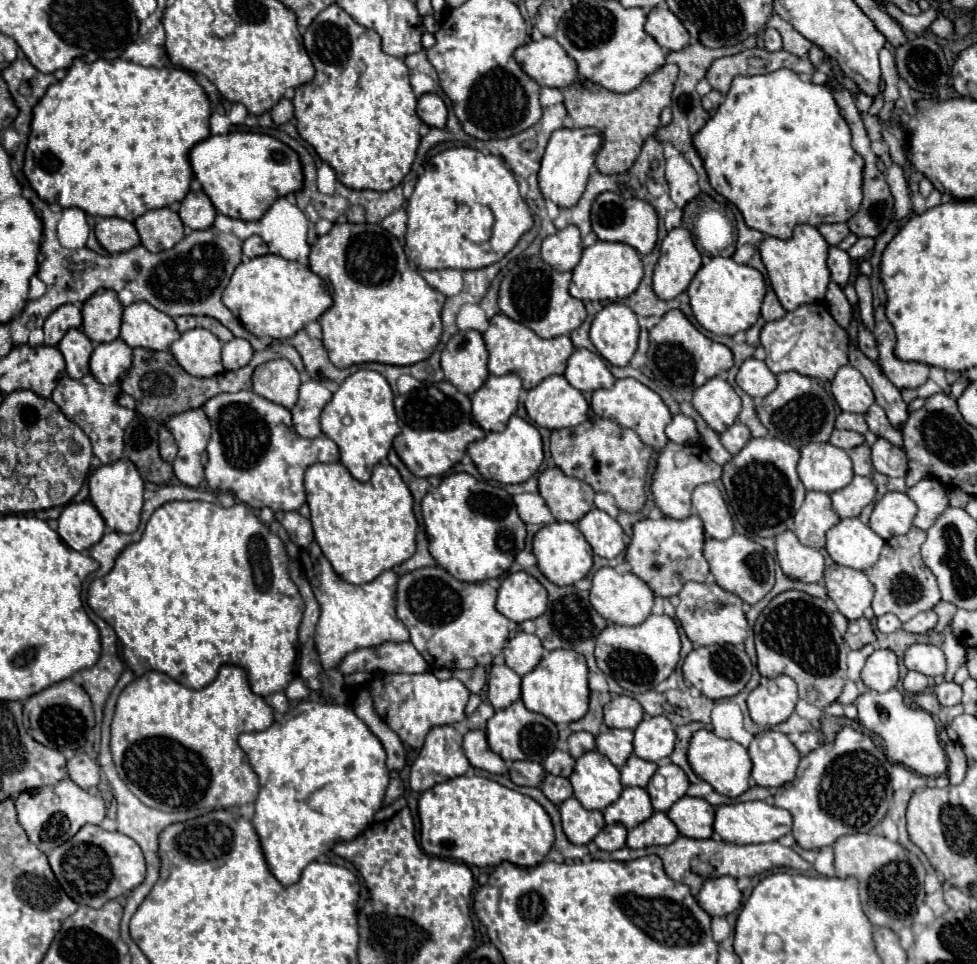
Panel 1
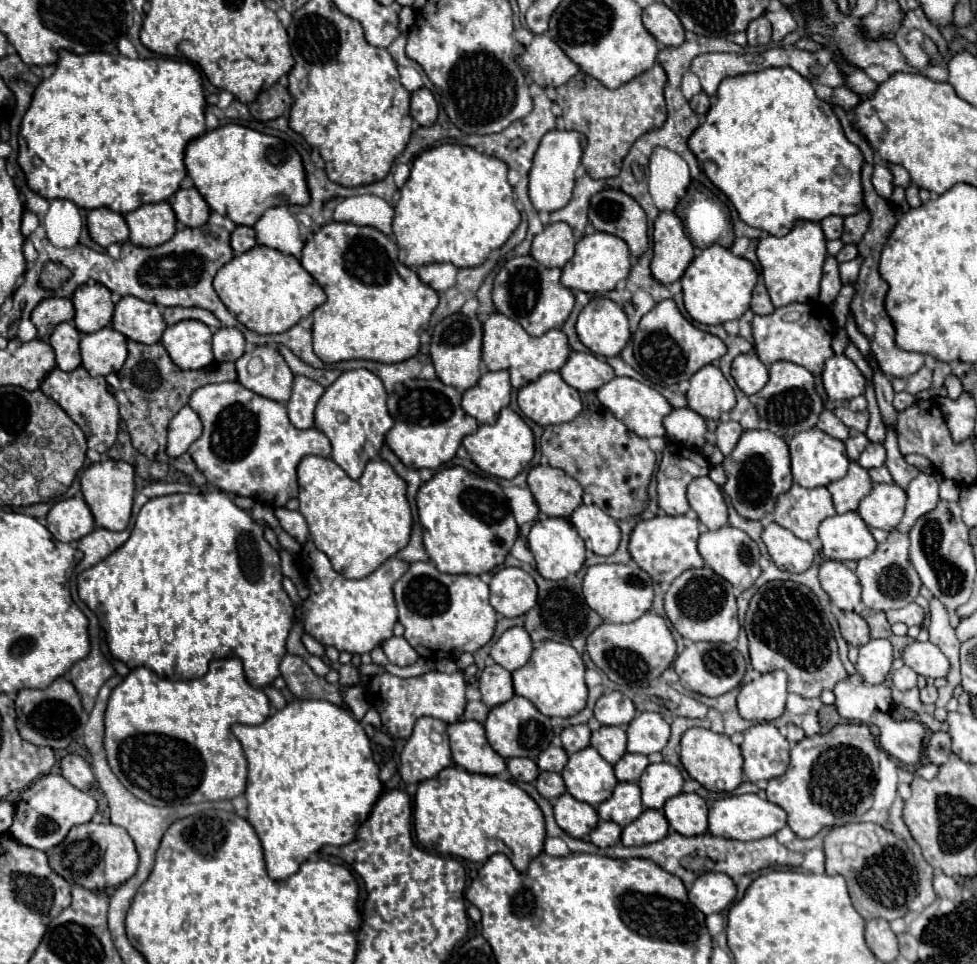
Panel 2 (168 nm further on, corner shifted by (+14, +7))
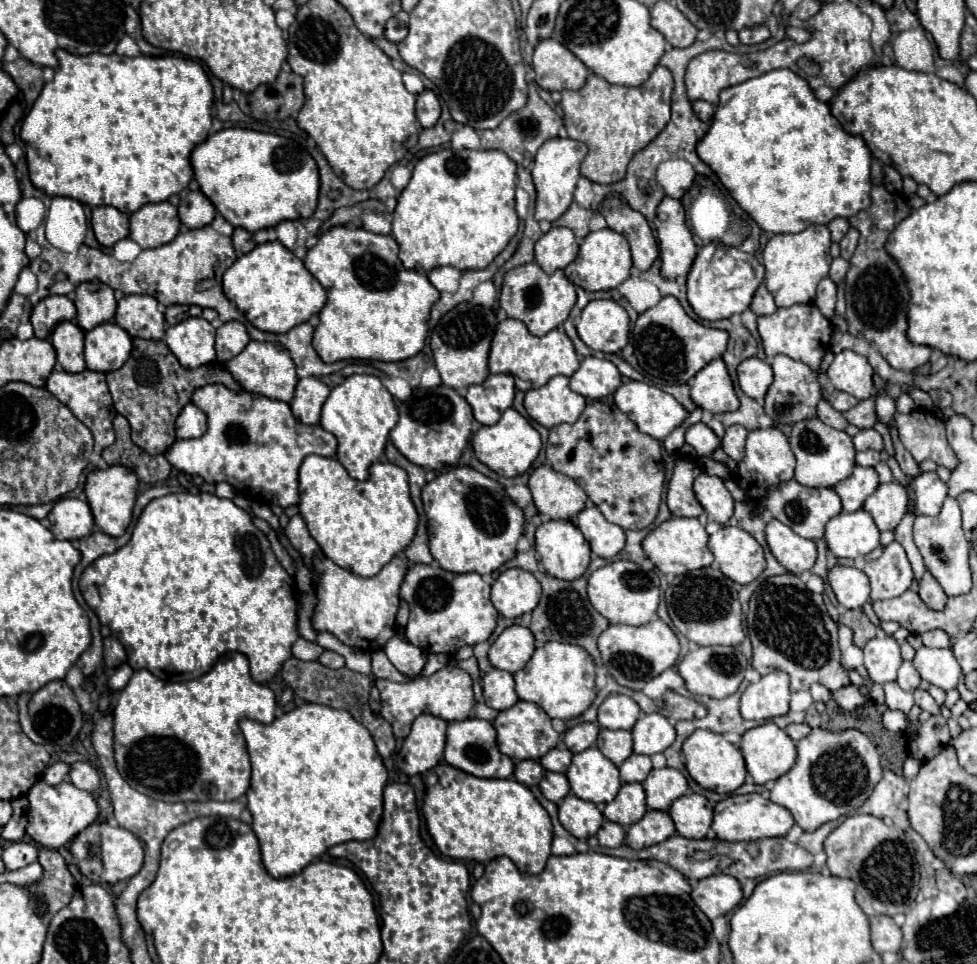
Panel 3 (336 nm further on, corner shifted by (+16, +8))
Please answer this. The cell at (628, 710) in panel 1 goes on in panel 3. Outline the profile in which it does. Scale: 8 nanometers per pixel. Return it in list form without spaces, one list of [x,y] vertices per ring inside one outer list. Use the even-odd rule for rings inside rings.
[[[610,694],[598,708],[600,728],[630,730],[640,716],[638,704],[624,694]]]

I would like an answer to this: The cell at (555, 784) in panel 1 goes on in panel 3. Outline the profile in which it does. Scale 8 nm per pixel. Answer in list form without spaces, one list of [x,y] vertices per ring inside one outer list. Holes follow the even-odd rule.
[[[546,772],[542,782],[540,782],[540,792],[554,804],[560,804],[564,800],[564,796],[570,792],[568,780],[564,774],[558,772]]]

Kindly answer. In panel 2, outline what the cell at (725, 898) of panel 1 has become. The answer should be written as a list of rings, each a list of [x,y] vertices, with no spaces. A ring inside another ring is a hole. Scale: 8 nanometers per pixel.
[[[704,873],[688,893],[690,901],[704,913],[722,913],[736,897],[736,885],[726,873]]]

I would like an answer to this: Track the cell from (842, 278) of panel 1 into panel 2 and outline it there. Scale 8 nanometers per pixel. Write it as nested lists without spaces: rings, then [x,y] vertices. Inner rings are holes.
[[[828,257],[826,265],[824,265],[822,287],[820,287],[820,303],[832,305],[840,289],[842,289],[842,281],[840,281],[840,275],[838,275],[838,263],[836,263],[834,257]]]

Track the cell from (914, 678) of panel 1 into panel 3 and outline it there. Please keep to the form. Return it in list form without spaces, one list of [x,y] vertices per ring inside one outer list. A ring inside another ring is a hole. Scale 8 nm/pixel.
[[[904,662],[902,666],[900,666],[900,670],[898,670],[898,678],[896,678],[896,682],[898,682],[898,686],[902,688],[902,690],[916,690],[918,686],[920,686],[920,674],[916,672],[916,668],[912,666],[912,662]]]

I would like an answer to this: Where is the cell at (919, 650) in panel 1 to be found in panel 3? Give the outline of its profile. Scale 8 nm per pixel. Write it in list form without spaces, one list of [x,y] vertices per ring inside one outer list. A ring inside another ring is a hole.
[[[922,646],[920,650],[916,650],[912,664],[920,672],[922,680],[926,680],[942,690],[956,688],[956,684],[960,680],[960,664],[956,662],[952,650]]]

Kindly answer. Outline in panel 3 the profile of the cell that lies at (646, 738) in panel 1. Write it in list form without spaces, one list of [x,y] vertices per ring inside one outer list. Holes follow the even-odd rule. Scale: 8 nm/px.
[[[642,714],[632,728],[632,738],[634,752],[650,756],[664,752],[674,742],[676,730],[662,714]]]

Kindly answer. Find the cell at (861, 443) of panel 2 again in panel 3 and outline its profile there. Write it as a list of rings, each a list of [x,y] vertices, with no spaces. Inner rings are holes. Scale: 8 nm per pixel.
[[[872,428],[860,430],[860,432],[852,438],[852,442],[854,442],[854,448],[856,448],[856,450],[866,450],[866,448],[882,450],[882,448],[884,448],[882,436],[880,436],[876,430],[872,430]]]

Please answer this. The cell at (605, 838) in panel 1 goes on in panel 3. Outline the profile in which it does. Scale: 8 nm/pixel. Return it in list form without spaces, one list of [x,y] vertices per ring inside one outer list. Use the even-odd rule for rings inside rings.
[[[604,820],[604,824],[600,826],[600,830],[596,834],[600,846],[604,846],[604,848],[616,848],[616,846],[620,846],[624,842],[624,836],[626,836],[624,828],[620,824],[608,822],[608,820]]]

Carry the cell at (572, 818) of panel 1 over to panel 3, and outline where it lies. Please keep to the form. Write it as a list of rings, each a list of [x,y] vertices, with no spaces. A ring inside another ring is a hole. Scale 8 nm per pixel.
[[[568,794],[558,804],[558,818],[560,824],[580,840],[594,836],[604,822],[604,816],[594,802],[586,802],[574,794]]]

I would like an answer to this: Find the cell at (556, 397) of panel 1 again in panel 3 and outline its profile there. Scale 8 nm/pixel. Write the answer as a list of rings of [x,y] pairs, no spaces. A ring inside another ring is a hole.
[[[554,376],[544,386],[528,390],[524,396],[528,416],[546,428],[562,422],[576,422],[584,406],[586,398],[568,388],[566,376]]]

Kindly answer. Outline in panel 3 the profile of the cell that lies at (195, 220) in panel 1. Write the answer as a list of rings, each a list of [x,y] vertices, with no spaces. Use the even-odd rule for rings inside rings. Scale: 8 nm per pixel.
[[[196,190],[196,192],[186,192],[180,198],[178,214],[180,214],[180,220],[182,220],[184,226],[202,228],[202,226],[208,226],[214,220],[216,208],[200,190]]]

